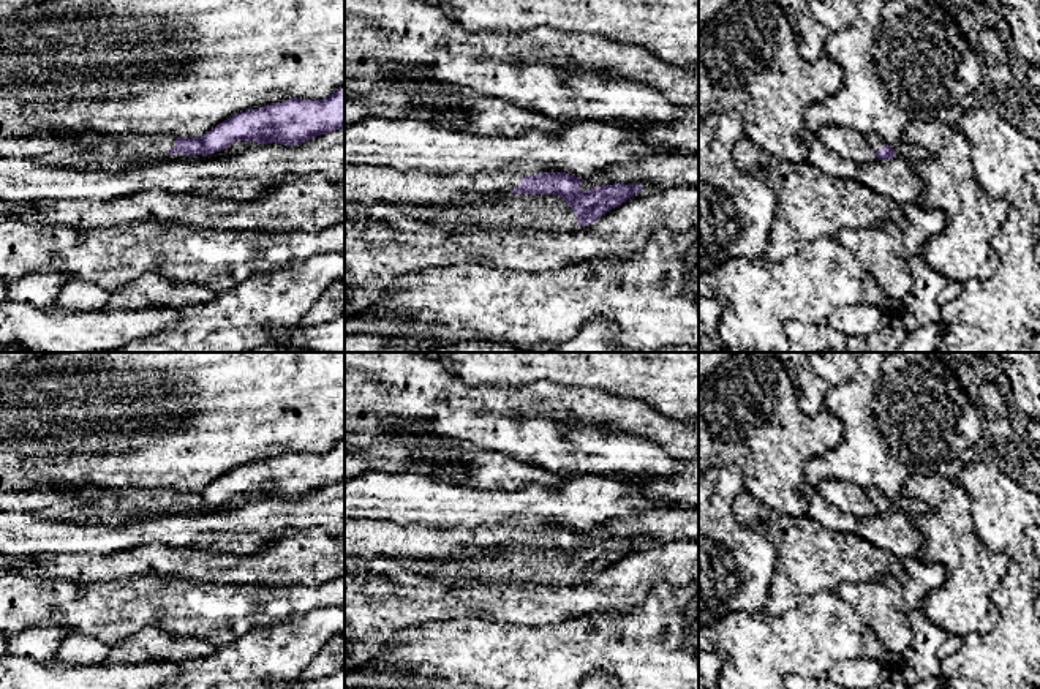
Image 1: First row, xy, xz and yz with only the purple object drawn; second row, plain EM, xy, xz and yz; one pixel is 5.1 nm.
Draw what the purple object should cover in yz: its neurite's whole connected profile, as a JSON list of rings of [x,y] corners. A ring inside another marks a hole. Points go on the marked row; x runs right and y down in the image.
[[[876,133],[866,134],[868,144],[876,150],[879,160],[893,160],[893,145],[884,142]]]

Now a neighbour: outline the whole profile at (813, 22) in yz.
[[[776,0],[790,22],[798,52],[816,62],[825,54],[825,41],[831,33],[849,27],[858,16],[853,0]]]

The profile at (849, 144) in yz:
[[[828,125],[817,130],[816,134],[831,152],[853,161],[857,166],[879,160],[876,150],[860,131],[847,126]]]

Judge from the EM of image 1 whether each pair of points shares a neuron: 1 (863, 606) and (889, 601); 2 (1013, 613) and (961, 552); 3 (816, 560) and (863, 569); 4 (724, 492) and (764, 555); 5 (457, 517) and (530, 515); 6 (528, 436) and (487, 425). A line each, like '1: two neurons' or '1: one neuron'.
1: one neuron
2: two neurons
3: one neuron
4: one neuron
5: one neuron
6: one neuron

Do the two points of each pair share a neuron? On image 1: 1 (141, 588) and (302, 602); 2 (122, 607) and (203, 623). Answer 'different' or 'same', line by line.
1: same
2: same

